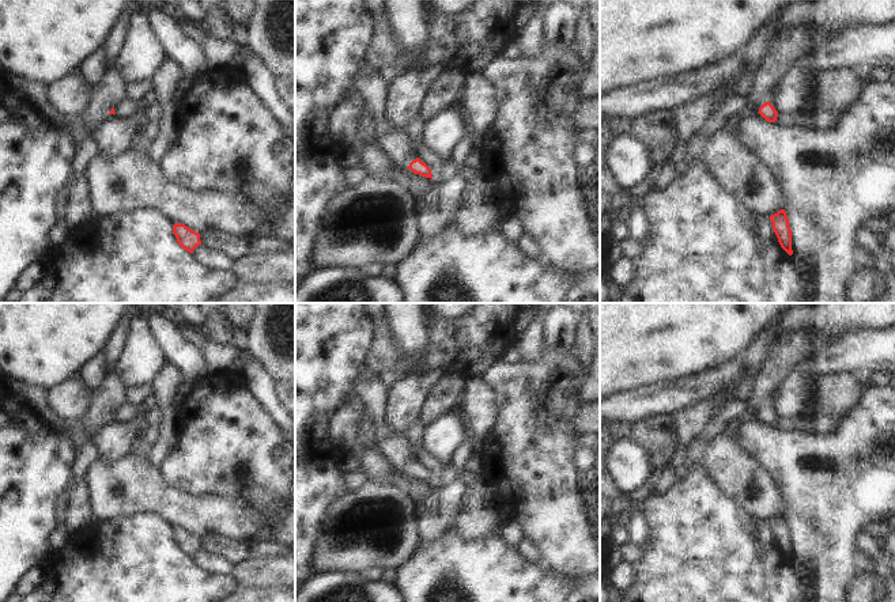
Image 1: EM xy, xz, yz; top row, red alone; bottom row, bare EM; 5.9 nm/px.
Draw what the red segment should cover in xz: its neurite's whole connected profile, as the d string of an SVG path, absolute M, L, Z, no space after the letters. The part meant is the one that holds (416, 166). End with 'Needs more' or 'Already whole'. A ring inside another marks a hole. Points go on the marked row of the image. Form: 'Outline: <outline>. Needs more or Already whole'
Outline: M384 132L379 139L381 151L394 163L408 167L413 174L433 179L430 167L415 154L405 132Z. Needs more

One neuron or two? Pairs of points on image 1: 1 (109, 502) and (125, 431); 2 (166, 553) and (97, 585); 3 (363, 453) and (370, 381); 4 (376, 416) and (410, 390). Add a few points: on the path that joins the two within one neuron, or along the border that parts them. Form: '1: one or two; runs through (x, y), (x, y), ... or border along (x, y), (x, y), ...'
1: two; border along (129, 453), (110, 464), (105, 464), (98, 458)
2: one; runs through (148, 571), (135, 585), (114, 585)
3: two; border along (365, 408), (372, 426), (382, 436)
4: two; border along (388, 387), (385, 435)

